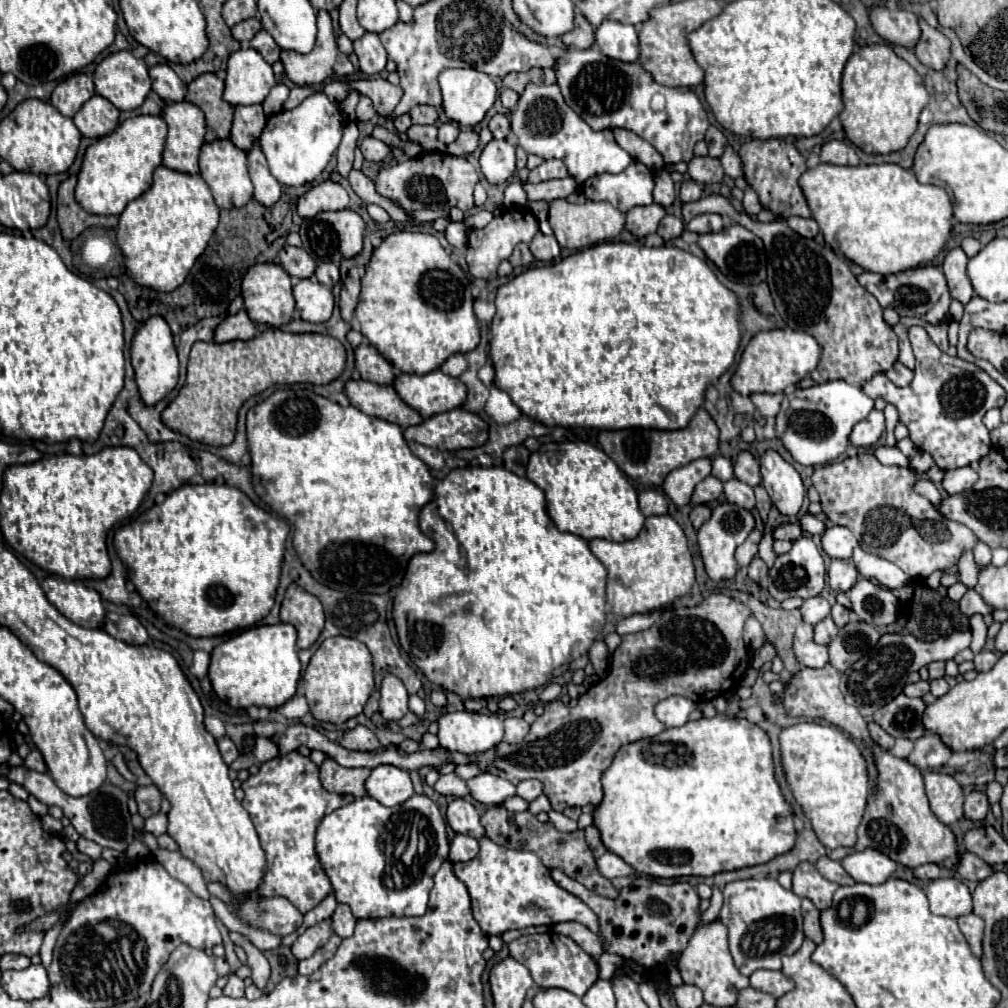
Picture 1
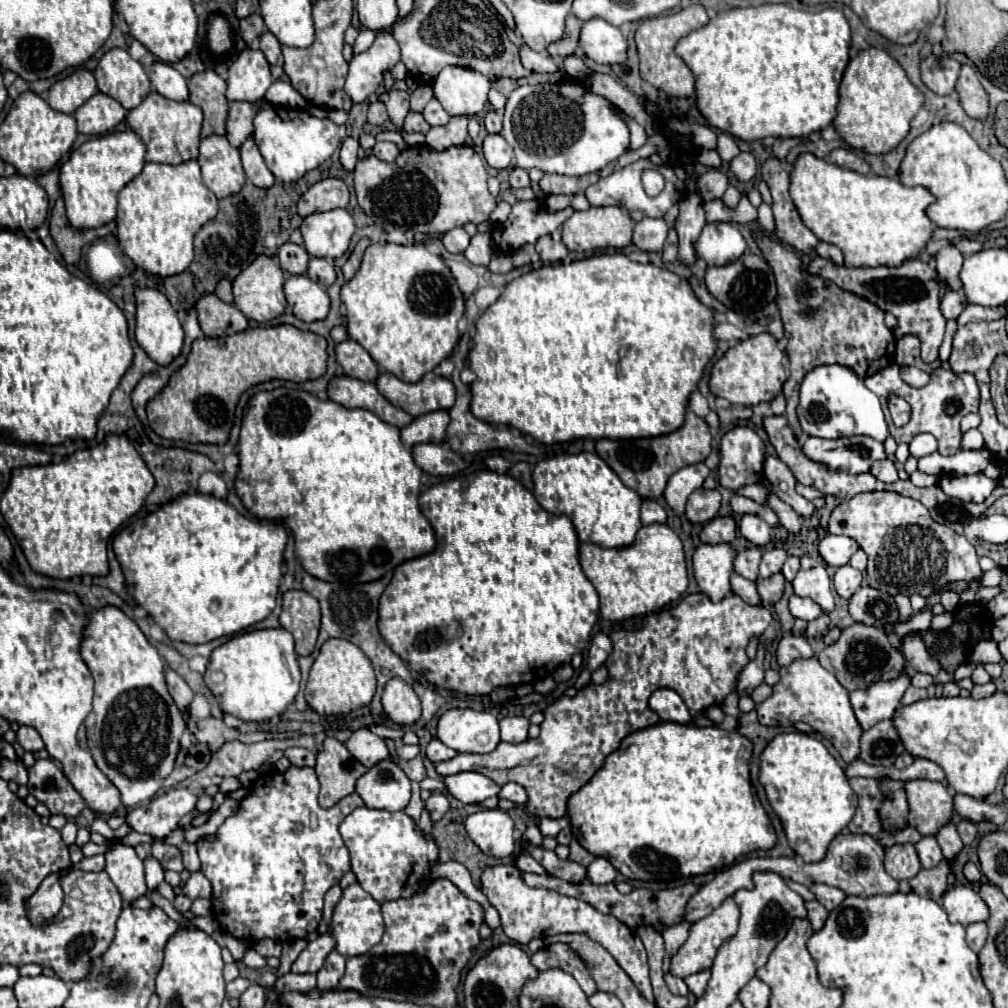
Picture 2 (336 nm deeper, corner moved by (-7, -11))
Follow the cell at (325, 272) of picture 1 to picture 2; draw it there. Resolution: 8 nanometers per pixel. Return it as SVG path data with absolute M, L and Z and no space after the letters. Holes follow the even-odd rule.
M311 258L309 260L309 272L307 276L315 282L319 282L323 288L329 288L337 274L335 274L335 268L333 268L333 260L327 260L327 258Z

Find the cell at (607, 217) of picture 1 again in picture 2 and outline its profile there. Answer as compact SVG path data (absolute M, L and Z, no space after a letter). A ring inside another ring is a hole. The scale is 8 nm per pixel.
M617 206L573 212L563 224L563 244L570 251L590 252L601 248L625 248L631 244L635 222Z

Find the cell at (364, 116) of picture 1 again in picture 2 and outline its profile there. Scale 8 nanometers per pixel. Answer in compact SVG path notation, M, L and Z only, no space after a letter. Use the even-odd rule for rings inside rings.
M377 100L377 102L373 102L373 104L369 106L367 120L369 120L369 124L373 124L373 126L381 126L381 124L387 120L387 110L385 110L385 104L383 104L381 100Z

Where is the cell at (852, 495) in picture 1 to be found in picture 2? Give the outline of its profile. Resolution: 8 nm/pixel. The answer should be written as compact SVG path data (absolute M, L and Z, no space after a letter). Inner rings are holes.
M863 492L843 500L829 518L829 532L857 540L861 550L869 556L867 578L873 588L891 596L921 594L929 598L933 586L955 580L969 582L983 574L979 556L965 536L937 524L921 502L895 492Z

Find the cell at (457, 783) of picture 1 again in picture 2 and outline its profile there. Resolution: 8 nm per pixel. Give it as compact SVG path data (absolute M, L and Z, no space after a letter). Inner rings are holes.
M433 792L433 794L429 796L429 800L425 802L425 806L427 806L427 810L431 812L431 820L435 822L435 820L441 820L443 814L449 810L449 800L447 800L447 796L443 796L441 792Z

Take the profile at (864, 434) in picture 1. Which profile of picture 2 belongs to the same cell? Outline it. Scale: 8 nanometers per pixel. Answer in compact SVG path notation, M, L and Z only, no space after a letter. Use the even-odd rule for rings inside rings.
M849 436L837 440L805 438L803 452L815 462L823 462L829 468L839 468L849 474L869 472L873 462L887 458L883 444L871 440L871 436Z

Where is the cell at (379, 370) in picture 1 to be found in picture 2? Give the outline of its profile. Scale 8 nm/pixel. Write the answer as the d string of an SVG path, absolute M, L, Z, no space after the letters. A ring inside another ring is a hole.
M345 340L345 342L337 344L335 356L337 356L337 362L343 366L347 376L357 378L357 380L365 380L365 382L377 380L379 368L377 368L375 360L355 340Z

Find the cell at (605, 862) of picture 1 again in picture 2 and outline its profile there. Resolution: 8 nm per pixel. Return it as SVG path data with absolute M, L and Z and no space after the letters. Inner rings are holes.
M595 858L587 866L587 878L593 884L611 884L611 882L615 882L615 876L617 876L617 870L607 858Z

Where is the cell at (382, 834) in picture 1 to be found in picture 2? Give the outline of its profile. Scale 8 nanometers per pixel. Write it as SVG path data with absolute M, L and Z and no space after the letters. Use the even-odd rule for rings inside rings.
M361 806L345 816L339 832L349 850L351 870L355 872L357 882L365 892L379 900L379 904L403 898L413 890L413 878L417 878L421 886L431 878L433 866L439 864L439 848L435 840L425 838L413 818L409 818L405 812L371 810Z

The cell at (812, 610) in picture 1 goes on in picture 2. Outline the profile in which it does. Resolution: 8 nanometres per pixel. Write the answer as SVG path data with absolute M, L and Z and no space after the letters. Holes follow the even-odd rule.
M799 596L789 598L789 610L795 618L801 618L805 622L811 622L823 614L819 604L815 604L811 598L799 598Z

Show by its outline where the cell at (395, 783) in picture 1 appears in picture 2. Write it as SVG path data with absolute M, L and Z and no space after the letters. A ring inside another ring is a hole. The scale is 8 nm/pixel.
M383 760L357 780L355 792L367 808L403 810L411 800L411 780L391 760Z

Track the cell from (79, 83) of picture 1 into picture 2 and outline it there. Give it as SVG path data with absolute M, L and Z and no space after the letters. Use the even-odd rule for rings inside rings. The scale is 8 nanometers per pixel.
M75 70L71 76L55 82L49 90L49 106L63 114L73 114L91 96L97 94L95 76L89 70Z

